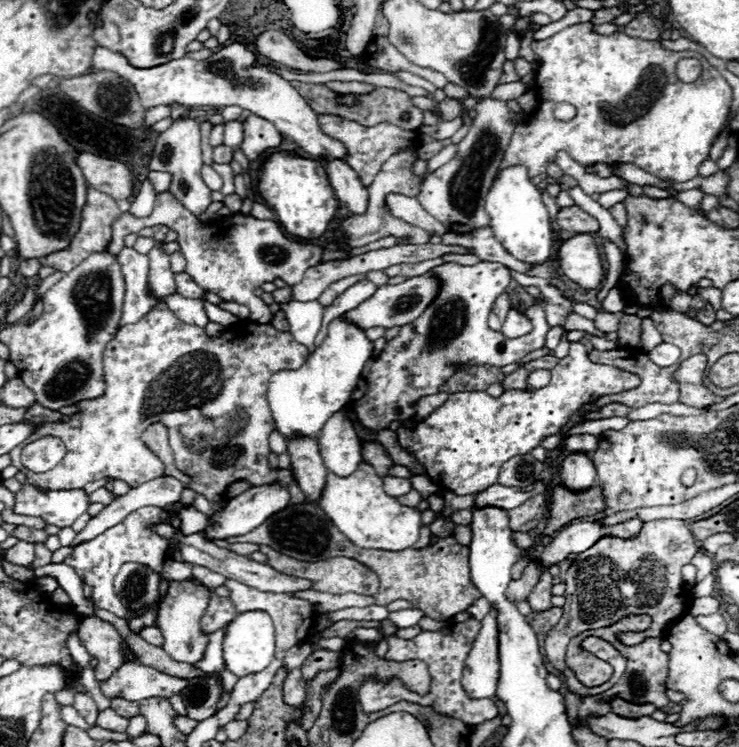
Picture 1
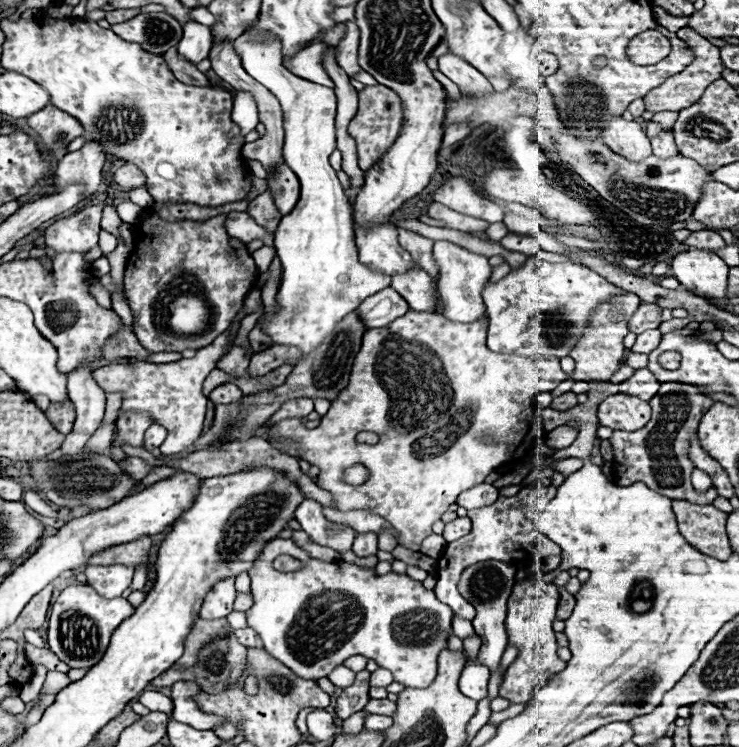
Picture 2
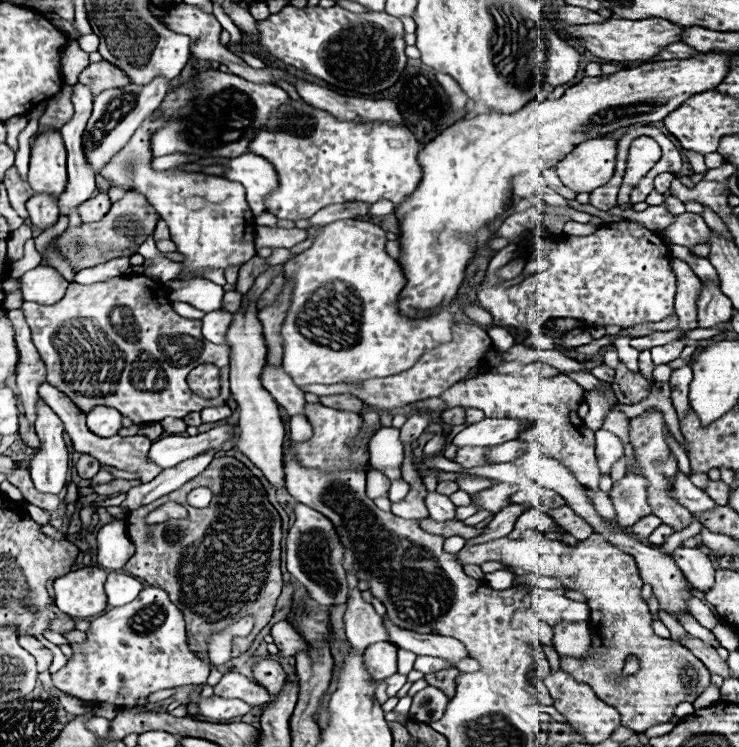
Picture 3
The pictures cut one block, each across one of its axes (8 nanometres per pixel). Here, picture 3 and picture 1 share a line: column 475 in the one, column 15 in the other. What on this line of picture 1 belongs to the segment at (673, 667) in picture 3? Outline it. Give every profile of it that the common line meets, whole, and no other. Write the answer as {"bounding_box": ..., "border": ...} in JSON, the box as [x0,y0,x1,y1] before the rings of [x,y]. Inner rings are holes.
{"bounding_box":[4,542,34,566],"border":[[[18,542],[16,546],[12,546],[10,550],[4,552],[6,560],[10,564],[20,564],[20,566],[30,566],[34,562],[34,544],[28,544],[28,542]]]}

